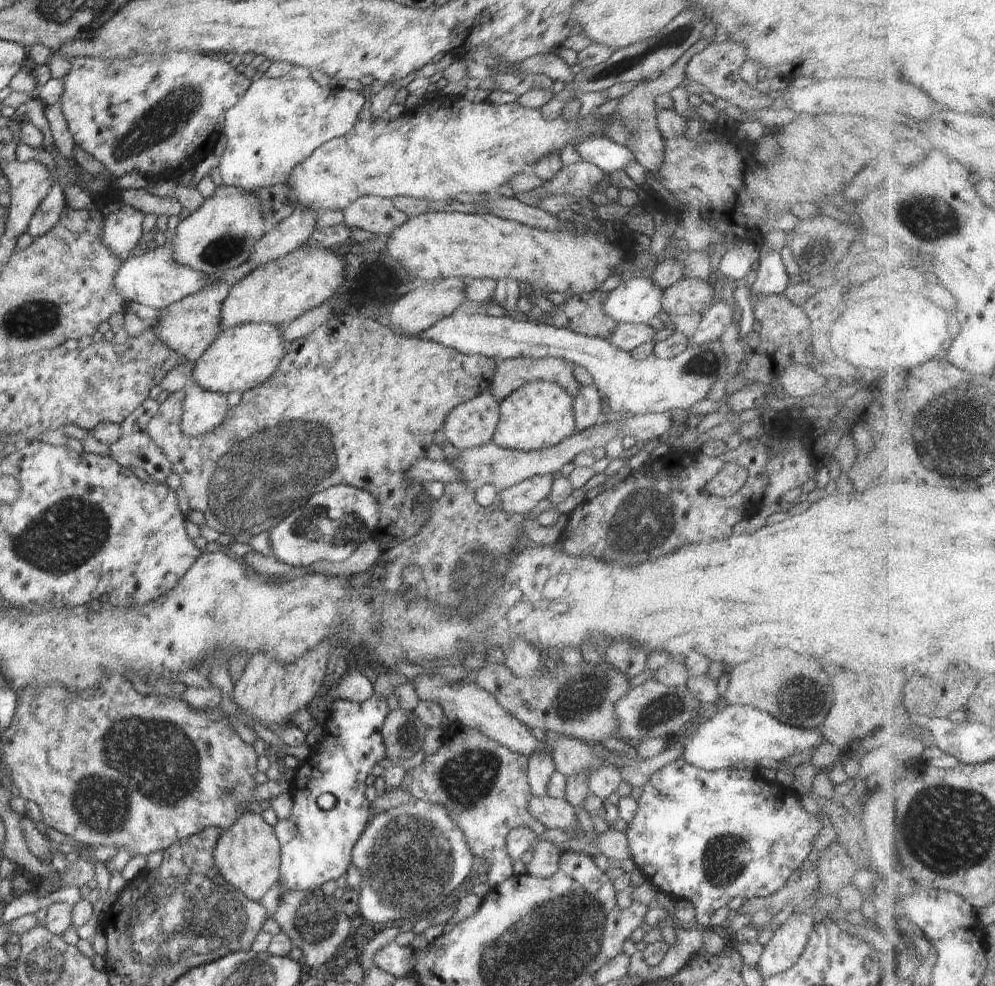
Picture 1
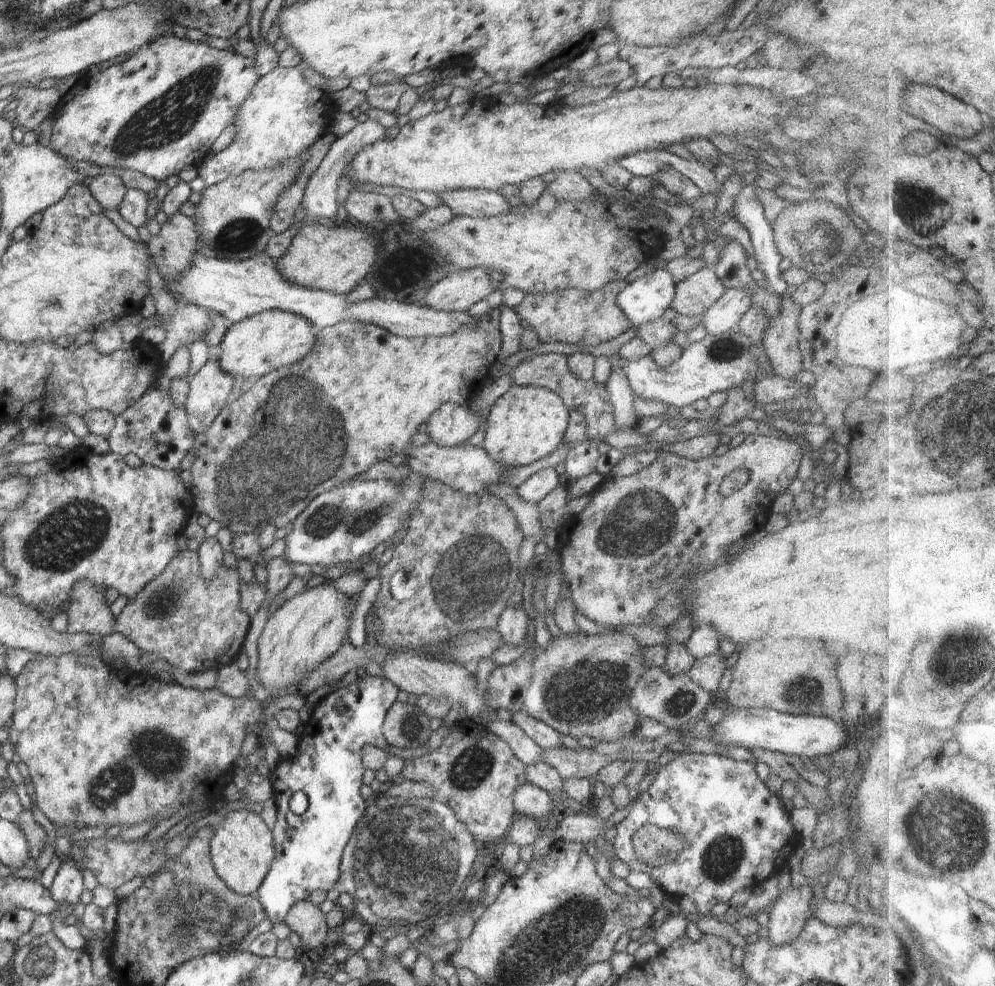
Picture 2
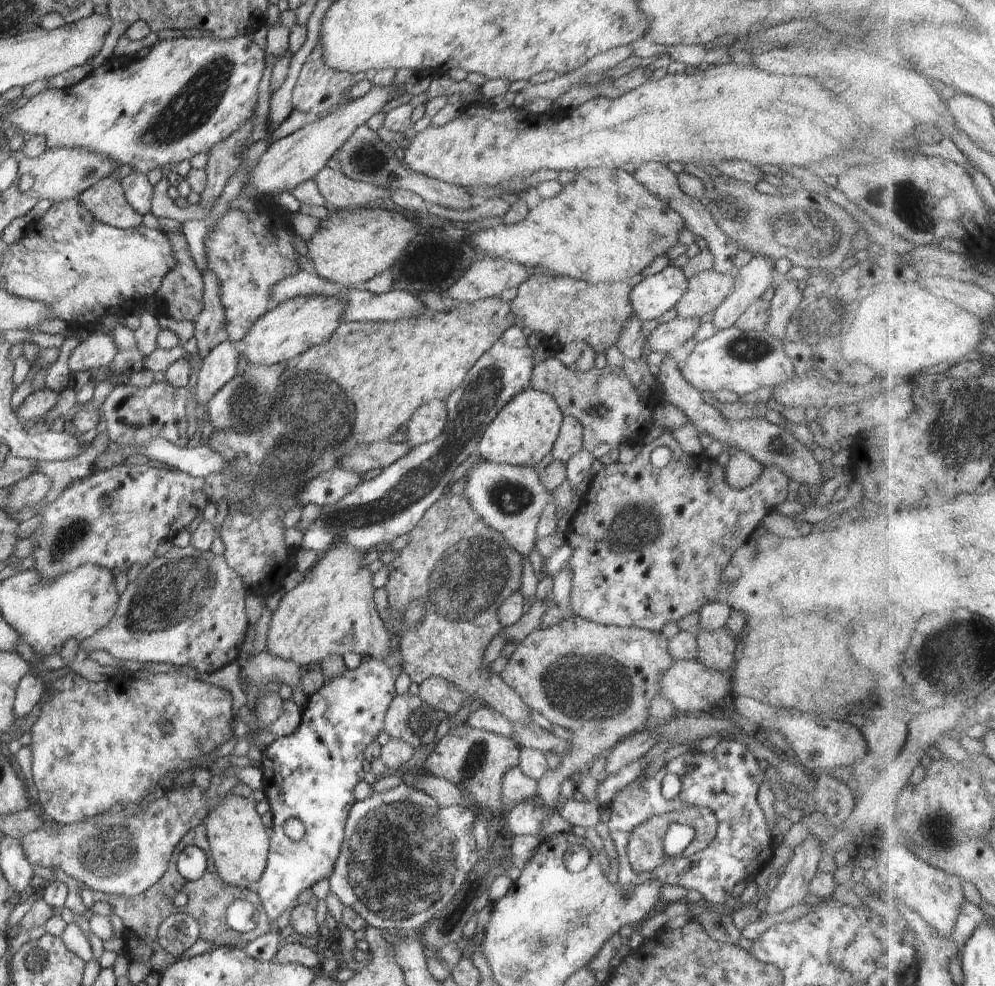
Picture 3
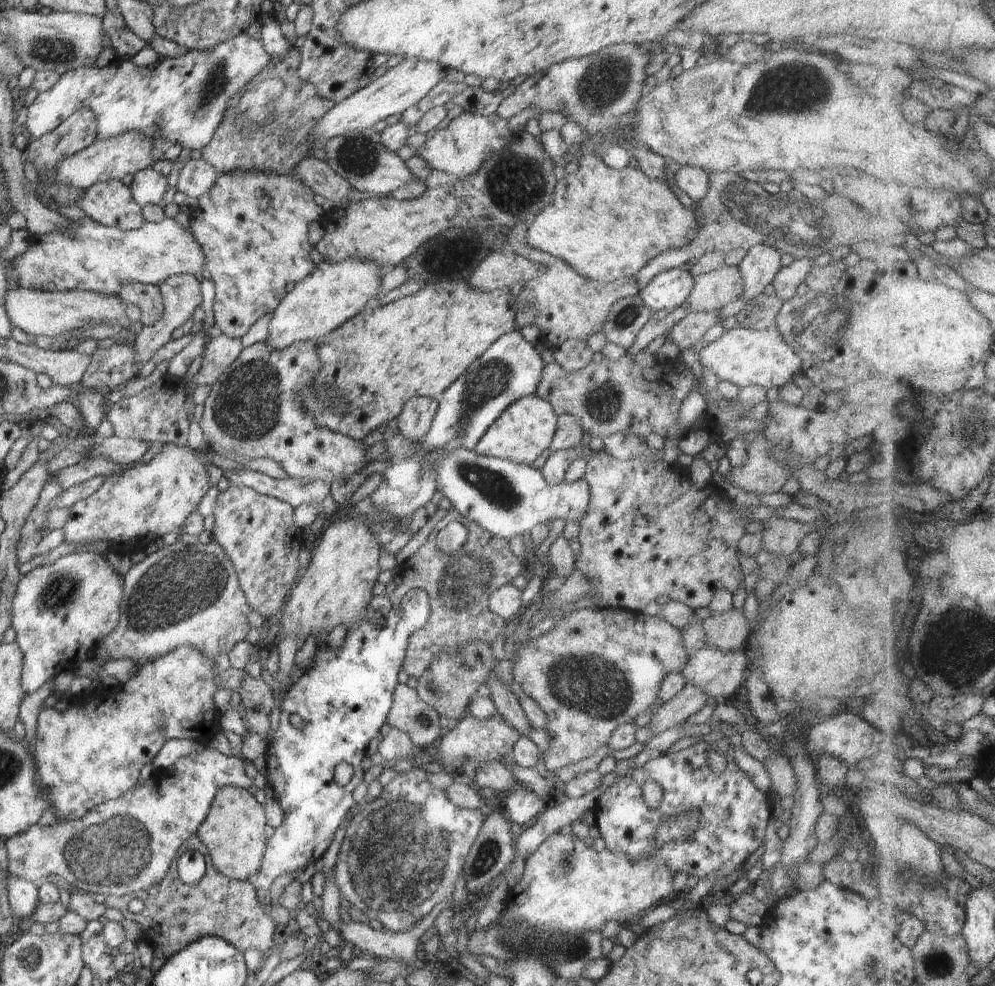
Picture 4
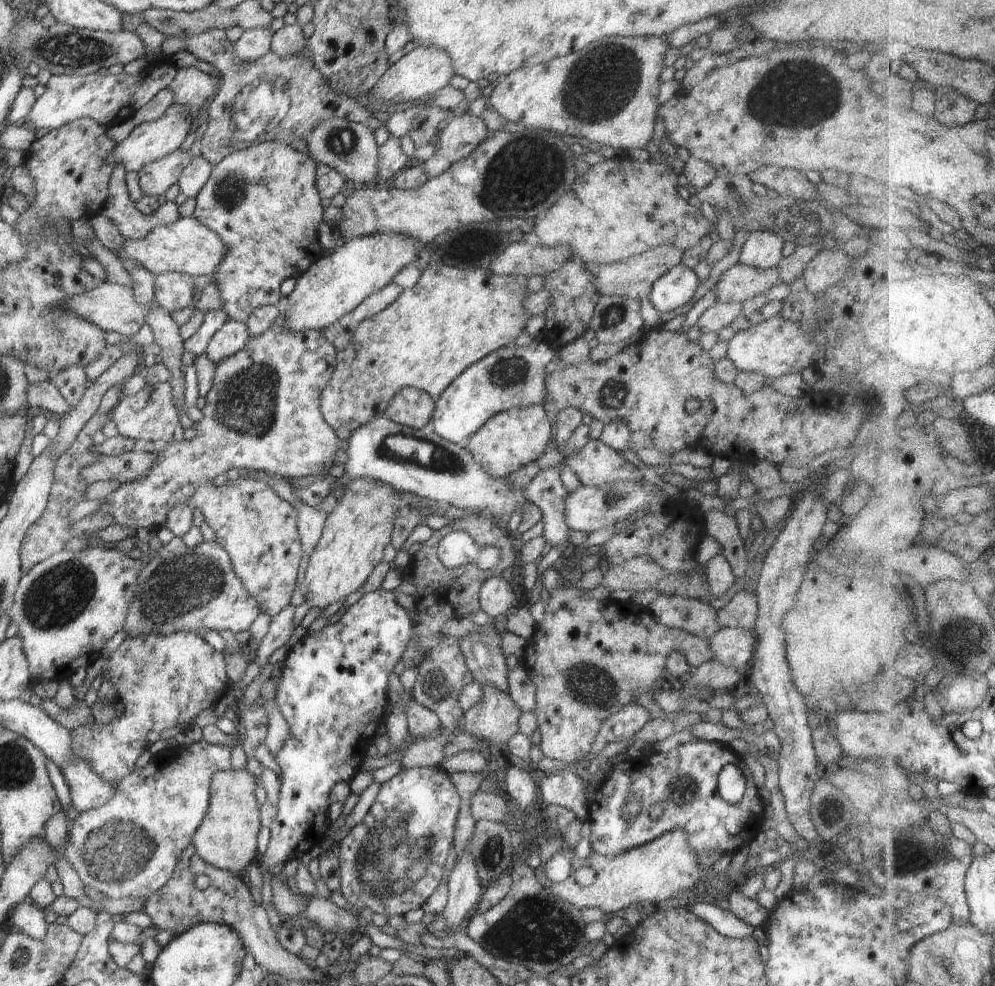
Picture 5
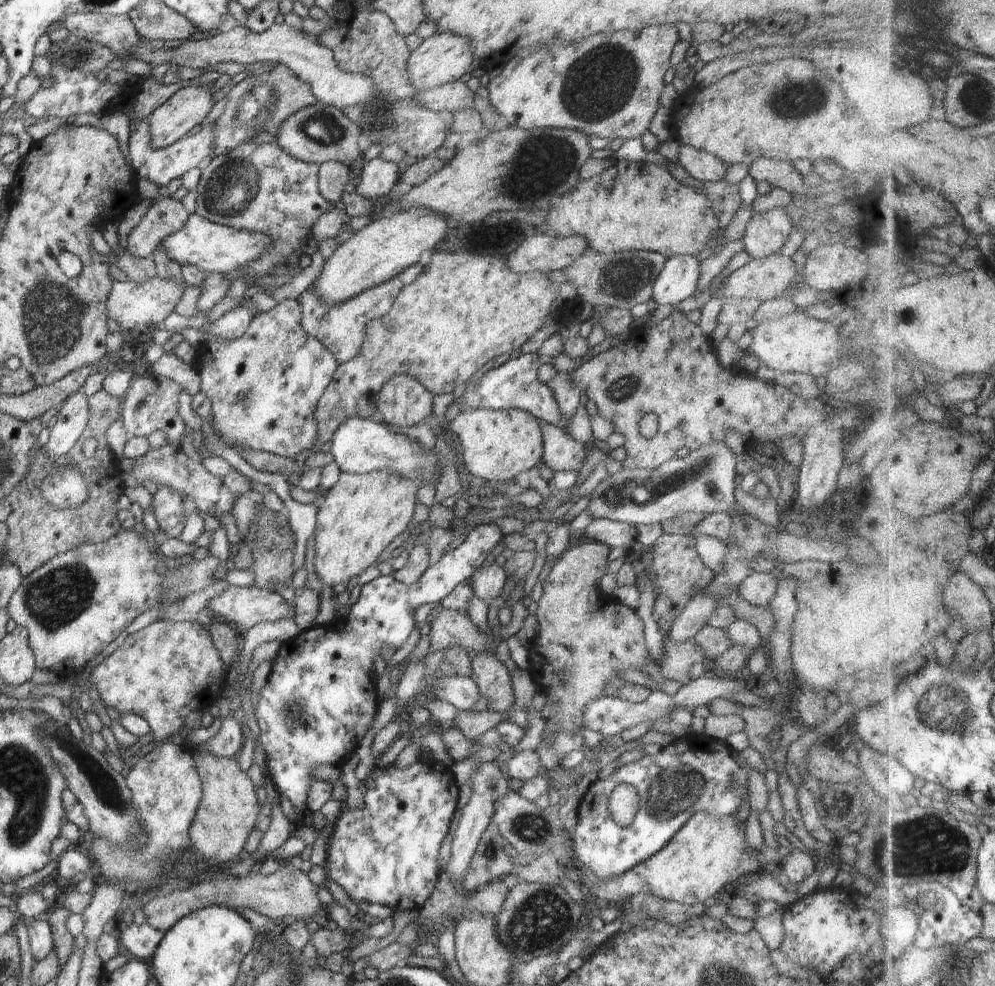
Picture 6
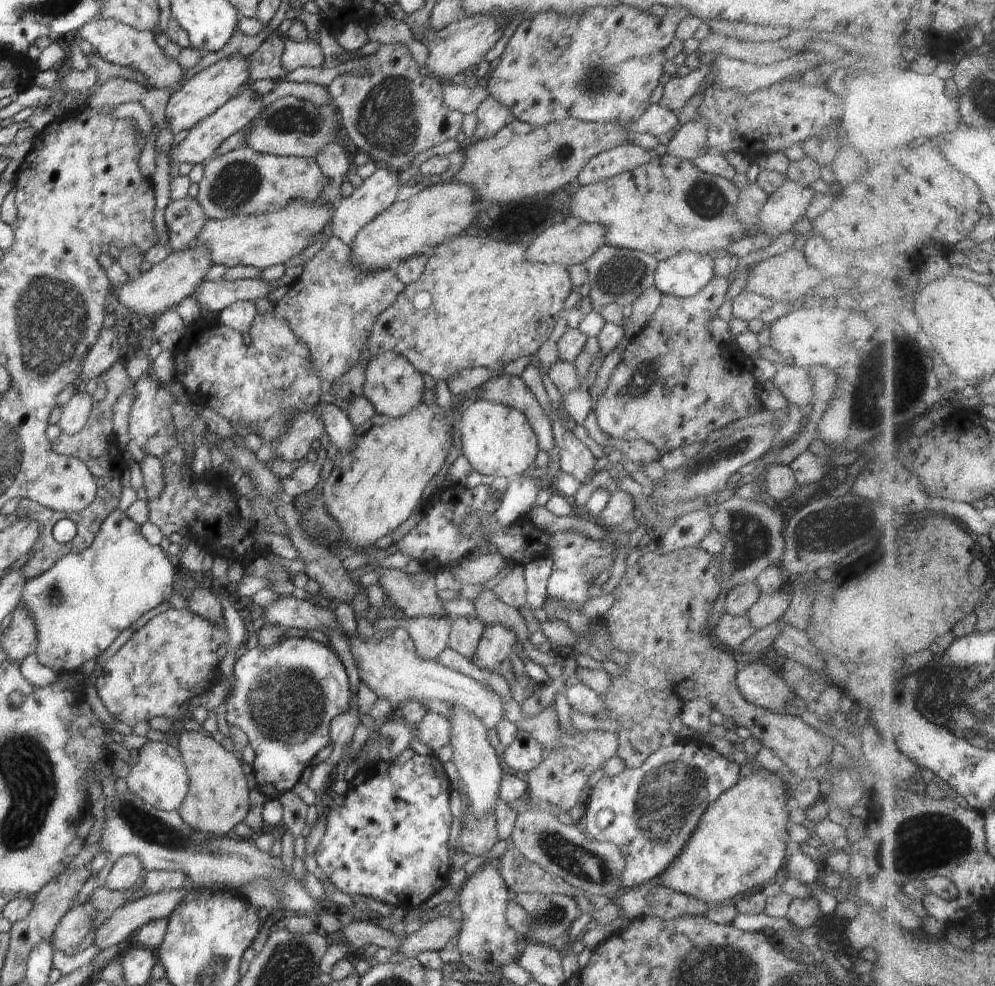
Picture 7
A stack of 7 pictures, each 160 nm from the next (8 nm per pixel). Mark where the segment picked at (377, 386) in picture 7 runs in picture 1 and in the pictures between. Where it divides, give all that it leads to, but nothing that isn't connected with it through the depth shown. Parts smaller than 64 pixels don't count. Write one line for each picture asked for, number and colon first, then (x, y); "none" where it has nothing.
1: (472, 423)
2: (450, 424)
3: (427, 422)
4: (414, 421)
5: (411, 407)
6: (403, 401)

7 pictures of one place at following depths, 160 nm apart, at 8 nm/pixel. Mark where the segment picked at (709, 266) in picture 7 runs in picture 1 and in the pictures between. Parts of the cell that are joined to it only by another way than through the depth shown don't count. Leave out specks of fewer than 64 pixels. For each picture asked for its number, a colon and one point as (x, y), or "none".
1: (637, 300)
2: (644, 300)
3: (656, 294)
4: (666, 291)
5: (677, 286)
6: (679, 279)

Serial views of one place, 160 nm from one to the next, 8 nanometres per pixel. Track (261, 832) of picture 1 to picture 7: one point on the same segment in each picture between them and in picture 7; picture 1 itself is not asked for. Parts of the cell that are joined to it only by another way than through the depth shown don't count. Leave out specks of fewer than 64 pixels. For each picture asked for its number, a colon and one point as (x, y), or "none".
2: (241, 847)
3: (237, 837)
4: (233, 832)
5: (227, 839)
6: (228, 810)
7: (217, 799)

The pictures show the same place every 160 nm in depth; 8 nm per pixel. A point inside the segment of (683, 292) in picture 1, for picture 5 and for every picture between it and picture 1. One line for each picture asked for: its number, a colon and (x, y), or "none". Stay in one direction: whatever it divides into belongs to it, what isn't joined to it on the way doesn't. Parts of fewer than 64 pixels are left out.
2: (694, 295)
3: (705, 291)
4: (713, 290)
5: (739, 283)

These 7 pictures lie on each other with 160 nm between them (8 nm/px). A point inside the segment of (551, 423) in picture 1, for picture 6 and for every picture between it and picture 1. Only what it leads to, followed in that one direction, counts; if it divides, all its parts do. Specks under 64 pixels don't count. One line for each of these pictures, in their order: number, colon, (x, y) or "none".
2: (527, 423)
3: (523, 432)
4: (525, 429)
5: (514, 438)
6: (498, 444)

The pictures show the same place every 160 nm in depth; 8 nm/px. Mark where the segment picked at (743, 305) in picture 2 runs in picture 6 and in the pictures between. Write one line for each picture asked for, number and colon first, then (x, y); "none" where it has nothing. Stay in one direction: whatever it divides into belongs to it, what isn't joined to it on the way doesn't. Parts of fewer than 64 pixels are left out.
3: (753, 279)
4: (759, 266)
5: (762, 250)
6: (765, 233)

